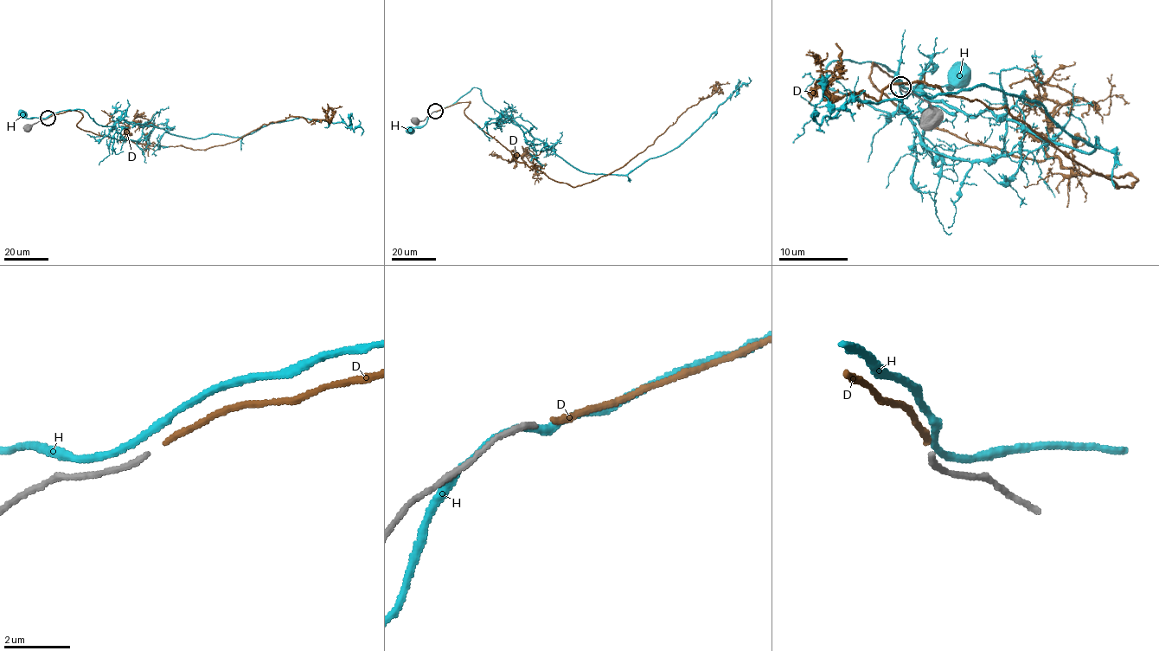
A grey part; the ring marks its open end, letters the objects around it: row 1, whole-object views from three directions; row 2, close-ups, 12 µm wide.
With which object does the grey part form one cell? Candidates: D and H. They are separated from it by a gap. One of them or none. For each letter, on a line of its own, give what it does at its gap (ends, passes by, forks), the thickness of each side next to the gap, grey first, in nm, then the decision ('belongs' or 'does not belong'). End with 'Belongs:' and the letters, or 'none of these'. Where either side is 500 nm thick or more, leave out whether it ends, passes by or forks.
D: it ends there; 170 nm thick on the grey side, 180 nm on the other; belongs
H: it passes by; 170 nm thick on the grey side, 220 nm on the other; does not belong
Belongs: D

